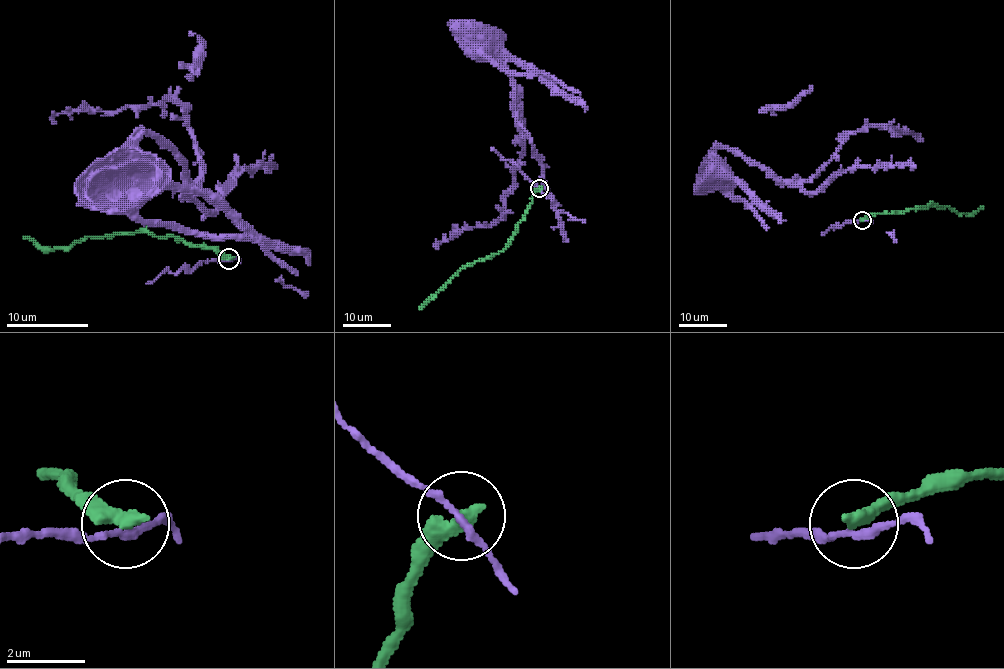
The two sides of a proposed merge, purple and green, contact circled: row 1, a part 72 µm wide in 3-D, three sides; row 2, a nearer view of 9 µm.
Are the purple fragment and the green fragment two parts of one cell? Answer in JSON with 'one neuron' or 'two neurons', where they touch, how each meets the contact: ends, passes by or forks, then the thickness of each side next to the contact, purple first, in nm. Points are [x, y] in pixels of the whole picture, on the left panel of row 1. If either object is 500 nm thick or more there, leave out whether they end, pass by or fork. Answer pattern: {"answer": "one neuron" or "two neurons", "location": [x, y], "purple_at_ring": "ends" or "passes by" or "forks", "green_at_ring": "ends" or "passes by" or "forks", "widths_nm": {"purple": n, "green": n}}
{"answer": "two neurons", "location": [229, 258], "purple_at_ring": "passes by", "green_at_ring": "ends", "widths_nm": {"purple": 170, "green": 460}}

